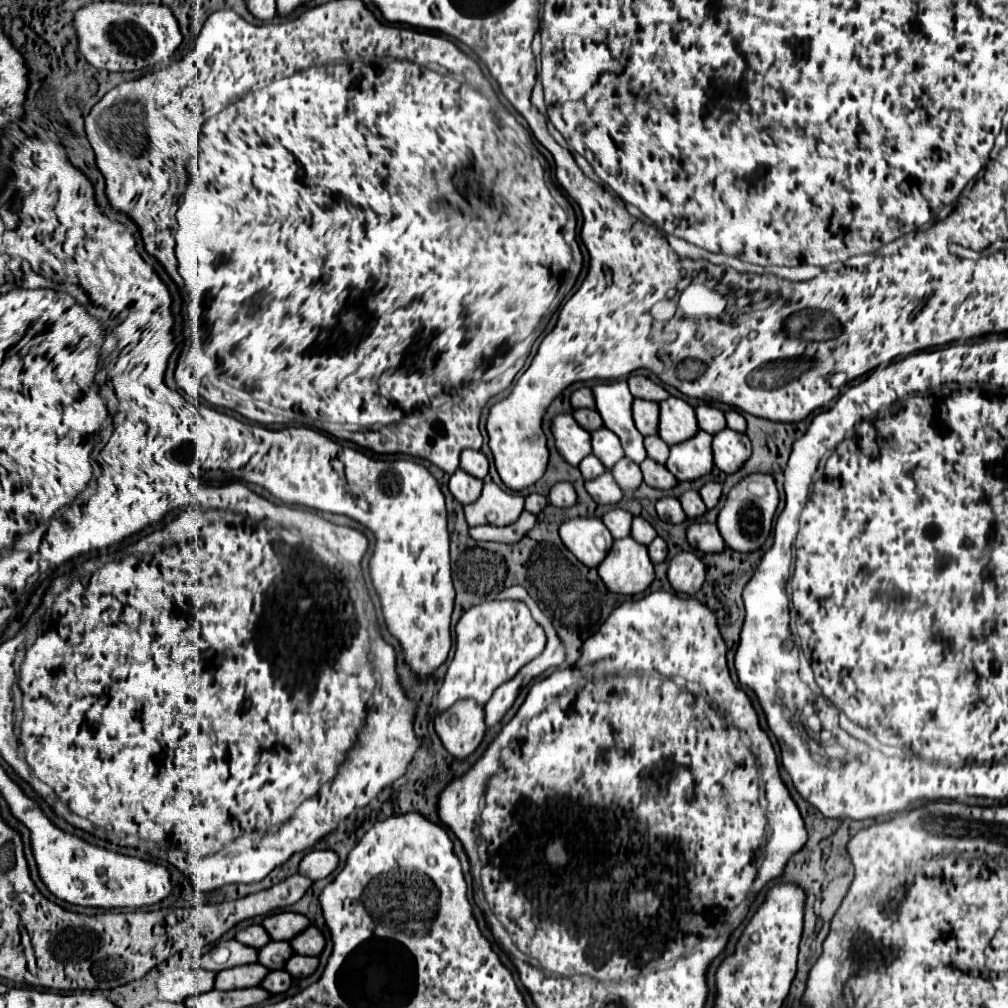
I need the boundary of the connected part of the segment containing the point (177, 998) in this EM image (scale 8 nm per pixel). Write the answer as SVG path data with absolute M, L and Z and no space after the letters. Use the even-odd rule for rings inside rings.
M185 948L174 957L180 968L168 968L160 972L156 980L156 998L166 1002L184 1002L190 996L212 988L212 972L198 966L198 948Z

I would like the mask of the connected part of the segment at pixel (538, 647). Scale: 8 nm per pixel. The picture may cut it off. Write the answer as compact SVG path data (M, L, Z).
M492 600L472 606L456 624L456 652L448 666L448 674L444 676L444 684L438 690L438 712L444 712L456 700L466 698L472 698L478 706L484 706L492 692L506 680L514 678L524 664L540 656L544 646L544 628L538 626L528 606L524 606L520 600Z

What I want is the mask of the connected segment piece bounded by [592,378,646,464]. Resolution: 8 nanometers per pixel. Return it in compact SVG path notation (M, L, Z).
M610 380L592 386L596 410L600 412L604 426L610 428L622 442L622 448L628 458L640 464L646 458L646 450L642 444L642 434L636 430L632 420L632 400L634 396L628 390L626 380Z

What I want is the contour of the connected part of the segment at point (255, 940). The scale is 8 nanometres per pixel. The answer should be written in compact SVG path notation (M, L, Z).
M252 924L252 926L246 926L246 928L238 930L234 938L242 944L252 946L252 948L262 948L264 944L270 942L270 936L266 934L266 930L260 924Z

